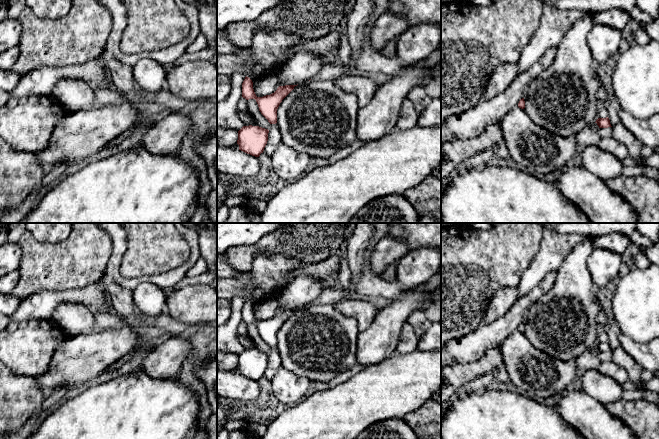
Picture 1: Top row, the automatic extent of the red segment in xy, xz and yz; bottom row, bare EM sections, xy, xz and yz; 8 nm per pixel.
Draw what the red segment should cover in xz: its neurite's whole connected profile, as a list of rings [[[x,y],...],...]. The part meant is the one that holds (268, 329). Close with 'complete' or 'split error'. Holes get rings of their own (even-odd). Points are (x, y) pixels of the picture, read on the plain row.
[[[246,300],[242,307],[242,321],[246,324],[255,323],[261,338],[270,348],[276,348],[277,333],[282,324],[294,313],[295,310],[297,309],[279,310],[277,314],[270,319],[257,321],[253,313],[252,304]]]; complete

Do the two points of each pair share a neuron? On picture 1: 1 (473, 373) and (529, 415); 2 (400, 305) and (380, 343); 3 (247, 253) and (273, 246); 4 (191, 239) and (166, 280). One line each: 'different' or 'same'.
1: different
2: same
3: same
4: same

